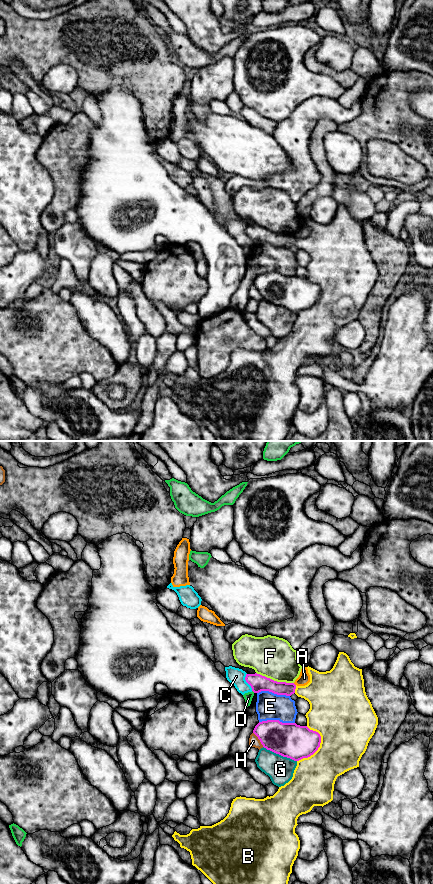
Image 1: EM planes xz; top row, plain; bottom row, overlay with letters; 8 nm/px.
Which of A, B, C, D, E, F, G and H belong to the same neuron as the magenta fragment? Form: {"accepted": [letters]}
{"accepted": []}

